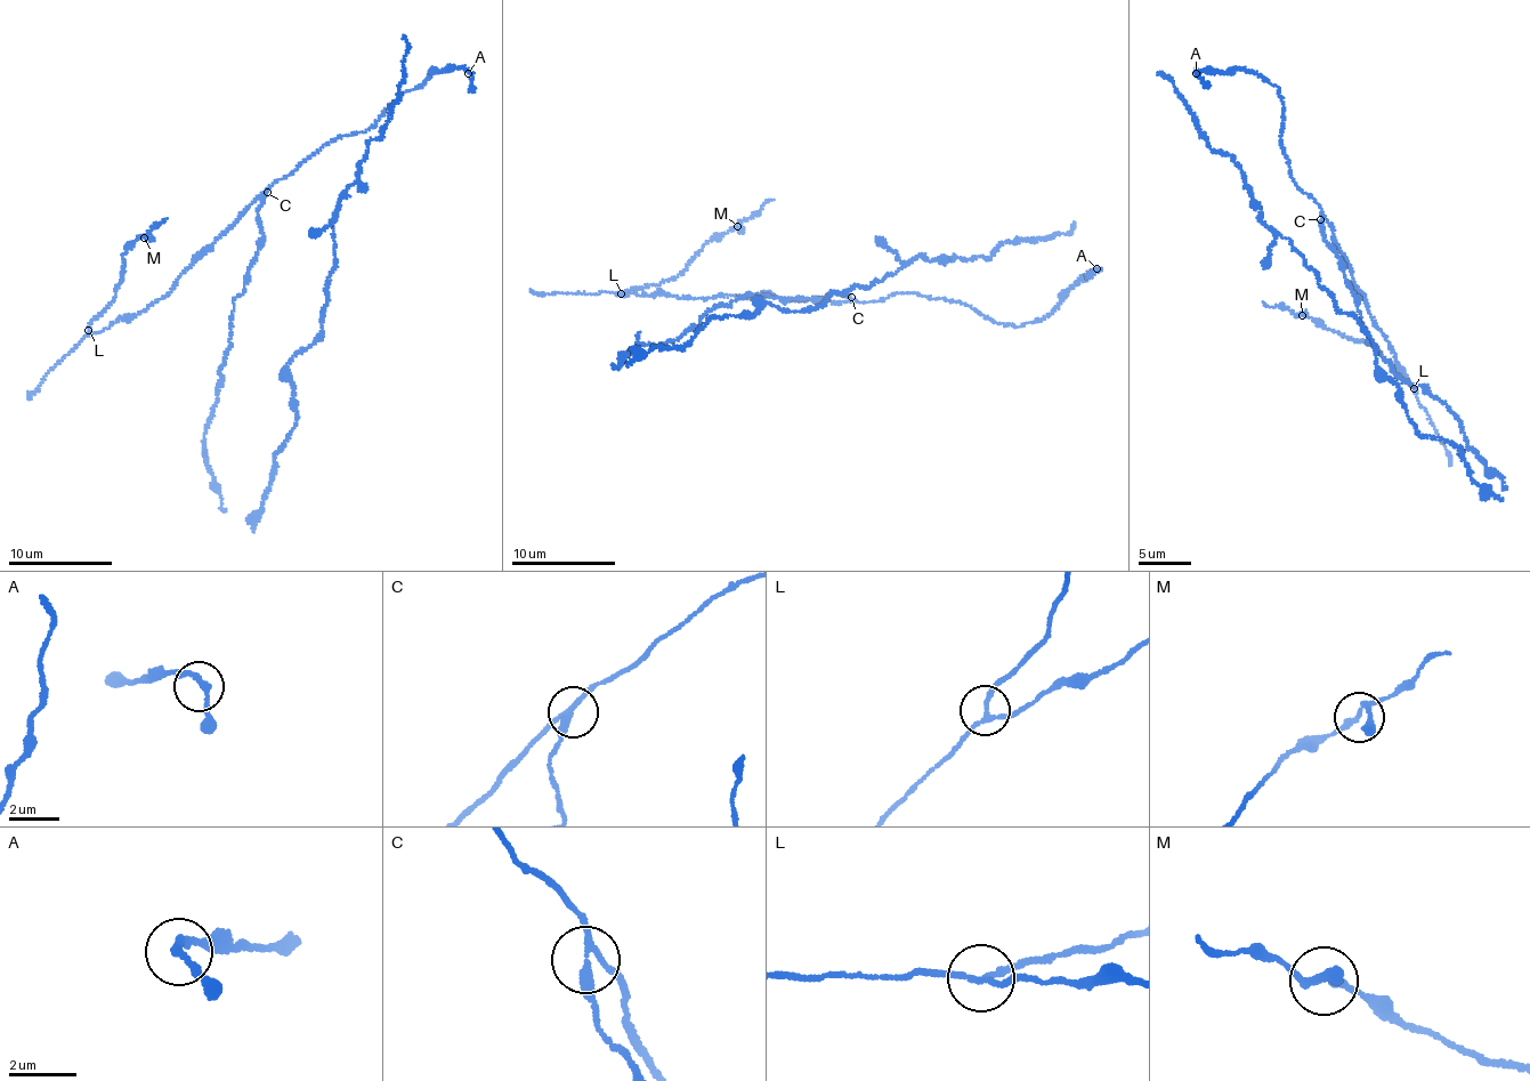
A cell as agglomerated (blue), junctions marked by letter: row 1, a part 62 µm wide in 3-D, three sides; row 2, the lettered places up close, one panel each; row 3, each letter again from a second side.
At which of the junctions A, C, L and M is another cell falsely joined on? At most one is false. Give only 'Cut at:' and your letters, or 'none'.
Cut at: C

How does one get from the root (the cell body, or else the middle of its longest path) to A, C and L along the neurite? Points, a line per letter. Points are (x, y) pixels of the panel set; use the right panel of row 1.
A: (1464, 433), (1457, 416), (1393, 371), (1369, 341), (1320, 208), (1288, 174), (1277, 86), (1243, 70), (1196, 73)
C: (1464, 433), (1457, 416), (1419, 385), (1411, 386), (1393, 371), (1369, 341), (1342, 258), (1326, 241), (1321, 220)
L: (1464, 433), (1457, 416), (1393, 371), (1369, 341), (1342, 258), (1325, 238), (1326, 222), (1374, 324), (1414, 388)

